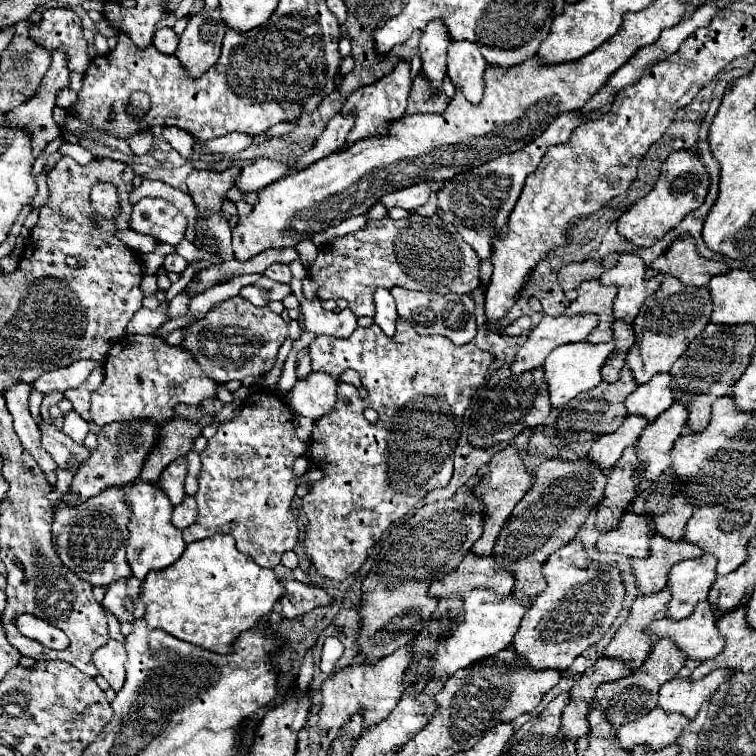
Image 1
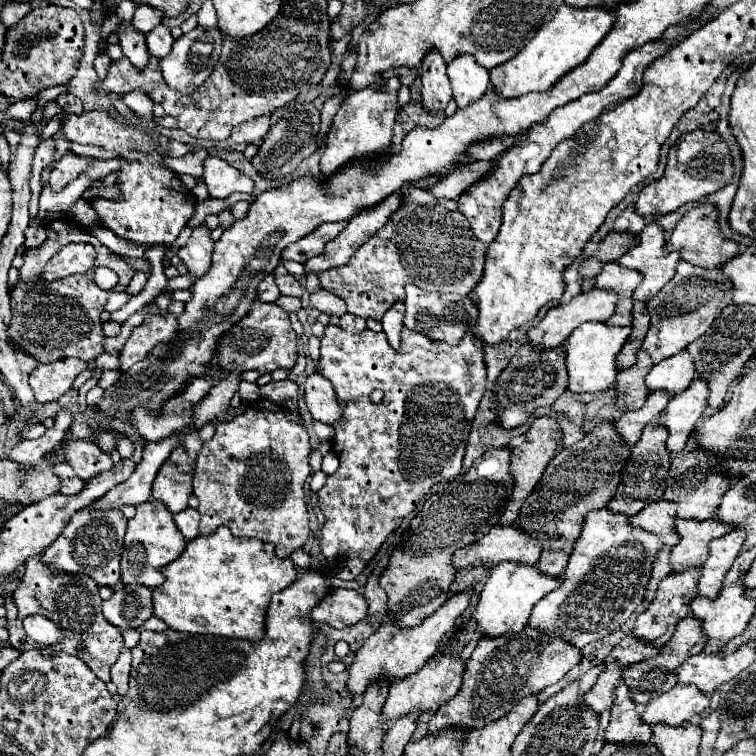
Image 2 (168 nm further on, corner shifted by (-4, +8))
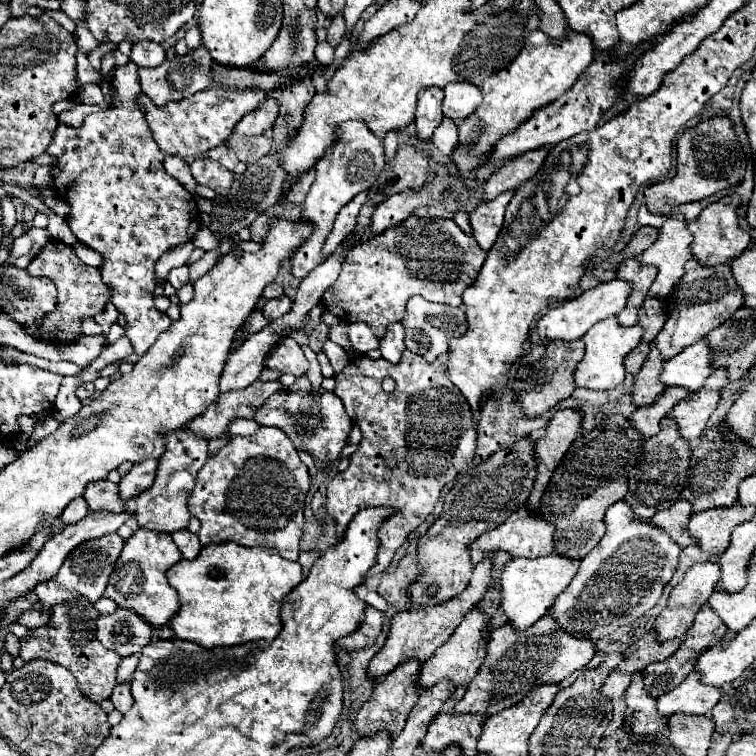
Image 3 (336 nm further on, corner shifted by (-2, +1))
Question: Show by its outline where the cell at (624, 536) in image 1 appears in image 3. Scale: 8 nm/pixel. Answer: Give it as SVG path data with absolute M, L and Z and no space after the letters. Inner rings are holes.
M679 500L671 508L659 510L649 522L653 526L661 528L663 532L667 532L679 548L687 548L687 546L695 544L695 540L685 534L685 528L687 528L687 522L689 522L691 512L693 512L691 504L687 500Z

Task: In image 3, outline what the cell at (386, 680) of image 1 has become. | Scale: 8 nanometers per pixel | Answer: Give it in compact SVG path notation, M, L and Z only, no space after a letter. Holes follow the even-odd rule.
M485 554L483 562L479 562L473 568L473 576L471 582L467 584L467 588L455 596L453 600L445 602L445 604L437 604L437 606L429 606L429 608L419 608L419 610L403 610L397 612L391 618L391 626L389 626L389 634L387 640L383 644L383 648L373 656L373 660L369 662L367 668L367 678L369 680L379 680L383 676L387 676L393 668L397 668L403 662L409 660L427 660L429 656L433 656L433 652L445 642L449 640L449 636L455 632L455 628L461 624L461 620L469 614L469 610L483 600L487 588L491 582L491 554Z

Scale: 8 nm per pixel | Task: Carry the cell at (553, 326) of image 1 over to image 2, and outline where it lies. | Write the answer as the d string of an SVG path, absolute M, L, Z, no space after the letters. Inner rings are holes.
M593 287L591 291L585 291L585 293L579 293L577 297L573 297L569 303L563 303L563 305L557 305L557 307L551 307L547 311L547 315L539 321L539 325L531 327L527 331L529 339L533 345L537 347L543 347L543 349L551 349L555 345L561 345L581 323L587 323L587 321L607 321L613 313L615 313L615 307L617 307L617 293L611 289L599 289L599 287Z

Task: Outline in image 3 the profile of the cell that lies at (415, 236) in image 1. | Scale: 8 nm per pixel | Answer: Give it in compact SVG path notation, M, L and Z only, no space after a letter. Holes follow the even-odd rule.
M409 216L399 226L393 226L385 230L383 234L369 240L369 244L361 244L349 252L345 258L341 276L329 290L325 290L321 304L339 320L353 324L353 322L365 322L377 338L385 334L387 324L401 322L405 304L413 294L425 296L429 302L443 302L451 306L461 304L461 294L473 280L477 278L481 266L485 262L485 252L477 248L477 242L471 234L465 234L451 218L429 218L429 216Z

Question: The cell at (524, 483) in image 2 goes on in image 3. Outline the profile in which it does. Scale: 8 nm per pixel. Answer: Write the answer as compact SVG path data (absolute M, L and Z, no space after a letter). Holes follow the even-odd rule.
M559 410L549 420L545 428L545 436L535 442L535 462L537 462L537 476L533 484L533 494L527 500L527 508L535 510L543 490L549 484L549 476L553 468L561 462L567 448L577 438L581 424L581 414L577 410Z

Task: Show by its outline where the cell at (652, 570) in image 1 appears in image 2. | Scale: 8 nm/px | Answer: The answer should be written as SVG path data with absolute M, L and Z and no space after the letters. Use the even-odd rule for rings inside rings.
M715 517L707 521L677 521L679 543L671 551L671 567L675 571L685 571L691 567L701 567L707 561L709 543L717 537L729 533L733 525L727 525Z

